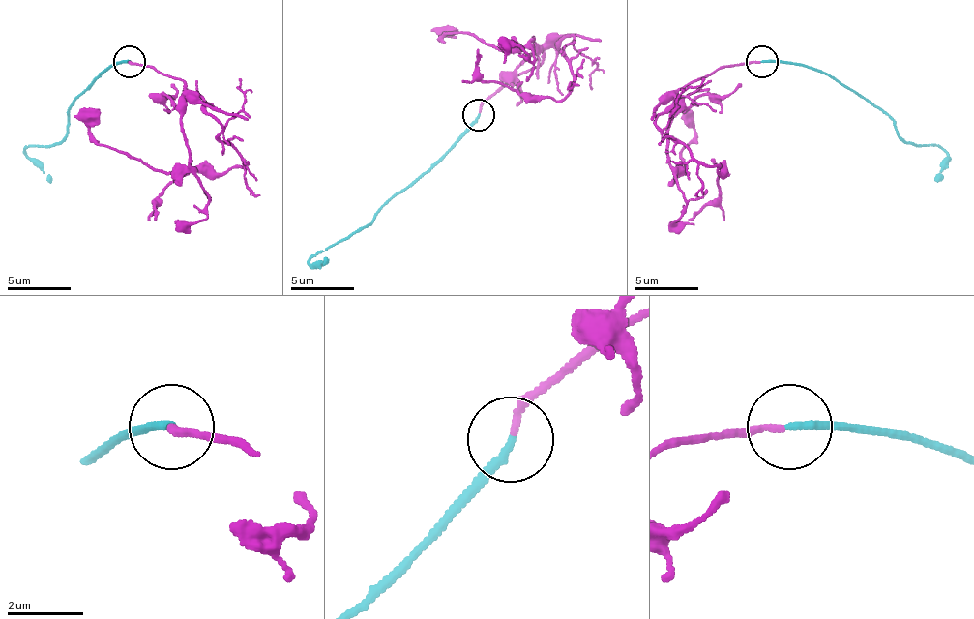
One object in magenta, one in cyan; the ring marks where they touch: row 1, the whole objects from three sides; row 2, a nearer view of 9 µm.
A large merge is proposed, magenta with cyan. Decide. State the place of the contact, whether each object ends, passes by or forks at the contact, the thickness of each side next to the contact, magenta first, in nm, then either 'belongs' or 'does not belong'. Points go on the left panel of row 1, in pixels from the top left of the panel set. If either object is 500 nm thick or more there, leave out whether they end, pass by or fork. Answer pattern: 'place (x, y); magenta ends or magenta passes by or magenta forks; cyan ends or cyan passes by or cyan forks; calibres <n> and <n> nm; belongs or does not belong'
place (130, 62); magenta ends; cyan ends; calibres 180 and 220 nm; belongs

